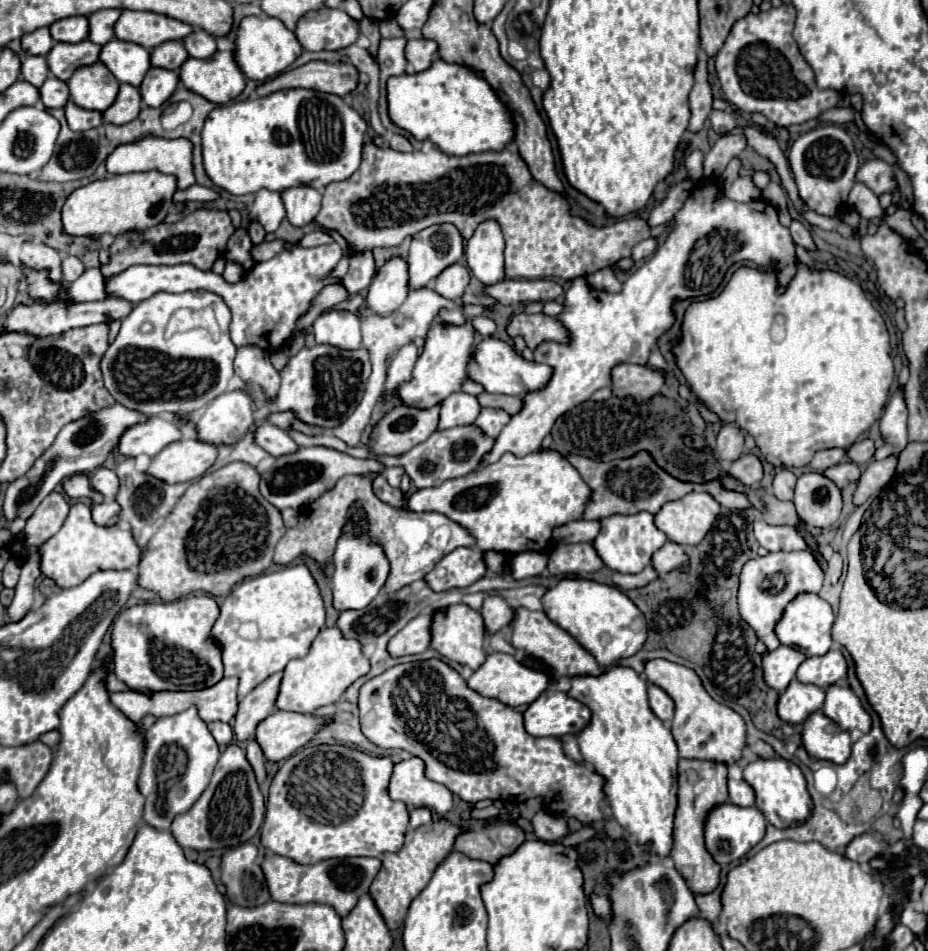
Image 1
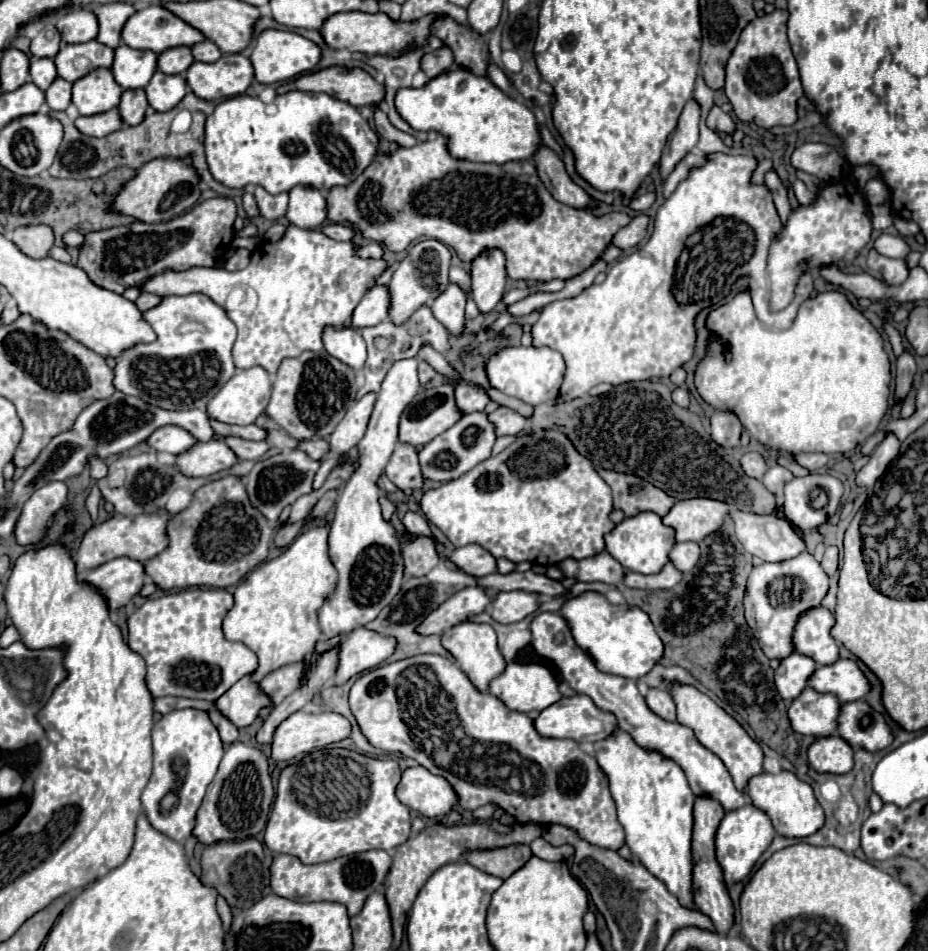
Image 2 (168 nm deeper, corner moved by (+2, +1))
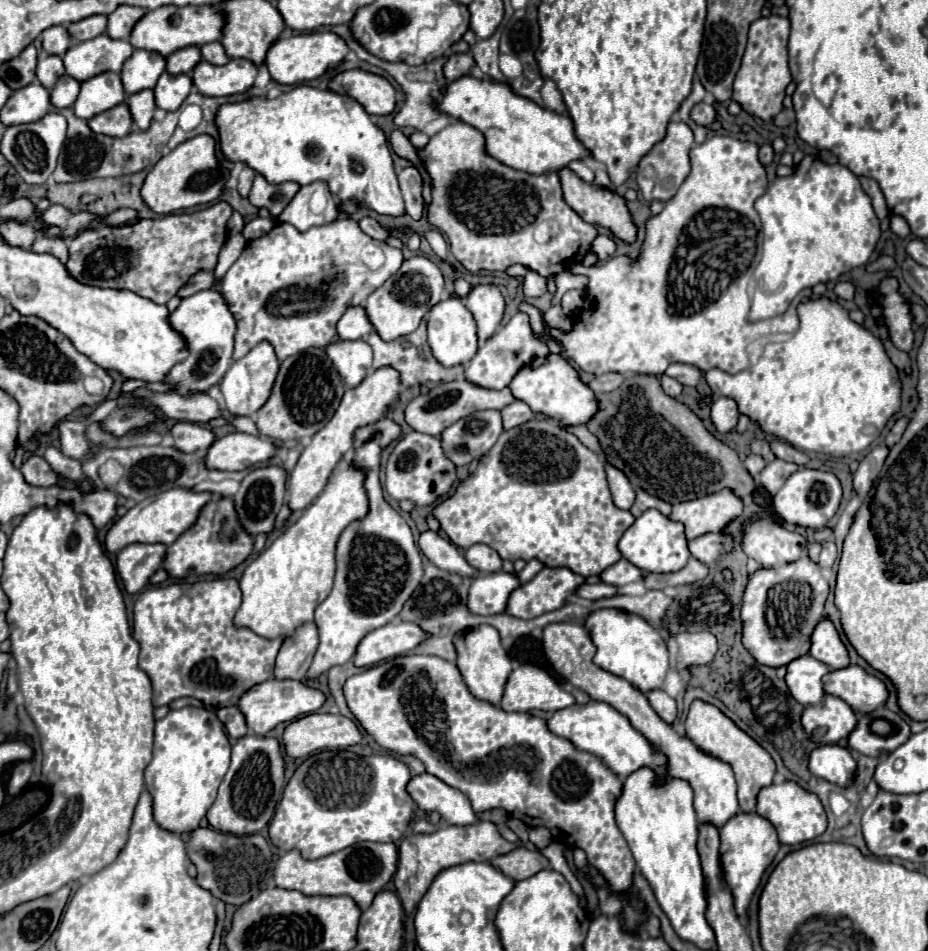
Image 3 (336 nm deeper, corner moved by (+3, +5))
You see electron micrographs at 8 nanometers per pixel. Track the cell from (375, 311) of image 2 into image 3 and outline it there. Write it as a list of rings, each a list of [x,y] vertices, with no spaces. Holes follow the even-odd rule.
[[[348,308],[348,312],[338,322],[338,336],[342,340],[358,340],[366,338],[372,332],[372,324],[368,324],[368,316],[364,316],[364,308]]]

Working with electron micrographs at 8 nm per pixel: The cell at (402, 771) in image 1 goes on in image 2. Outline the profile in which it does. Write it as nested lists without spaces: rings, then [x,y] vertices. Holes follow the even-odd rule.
[[[423,766],[407,768],[397,788],[397,798],[427,818],[441,818],[453,810],[457,794],[443,776],[431,774]]]

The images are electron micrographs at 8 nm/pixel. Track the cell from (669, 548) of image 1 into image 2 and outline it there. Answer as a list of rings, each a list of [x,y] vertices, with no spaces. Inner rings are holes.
[[[677,542],[671,552],[671,562],[681,572],[691,572],[701,560],[701,546],[697,542]]]

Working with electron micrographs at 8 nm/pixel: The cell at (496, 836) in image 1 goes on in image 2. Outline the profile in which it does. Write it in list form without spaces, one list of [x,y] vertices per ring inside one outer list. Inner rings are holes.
[[[507,846],[497,850],[475,850],[469,852],[465,860],[487,874],[509,878],[513,872],[523,868],[531,856],[529,846]]]

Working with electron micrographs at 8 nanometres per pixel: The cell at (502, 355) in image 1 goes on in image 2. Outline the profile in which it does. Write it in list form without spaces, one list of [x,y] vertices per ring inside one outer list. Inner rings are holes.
[[[507,346],[499,350],[495,356],[489,358],[487,364],[487,378],[493,388],[499,392],[519,398],[521,402],[527,402],[531,406],[539,406],[545,402],[553,402],[561,396],[559,388],[565,374],[565,362],[563,356],[551,348],[537,348],[537,346]]]

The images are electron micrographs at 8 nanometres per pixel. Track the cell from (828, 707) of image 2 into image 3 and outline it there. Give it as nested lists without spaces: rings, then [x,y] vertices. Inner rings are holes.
[[[824,696],[824,704],[820,708],[806,706],[802,724],[806,734],[818,744],[836,744],[846,738],[856,726],[856,714],[844,700],[836,700],[836,696]]]

